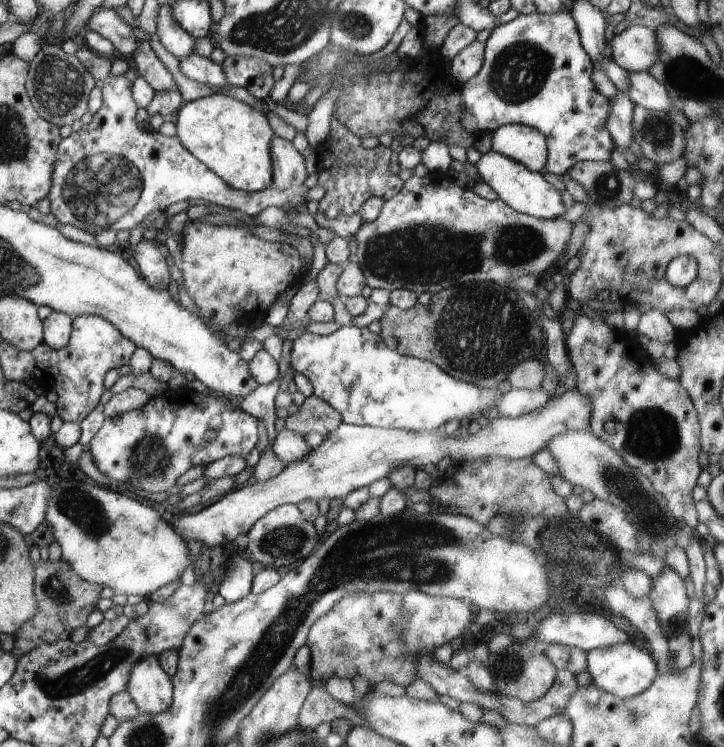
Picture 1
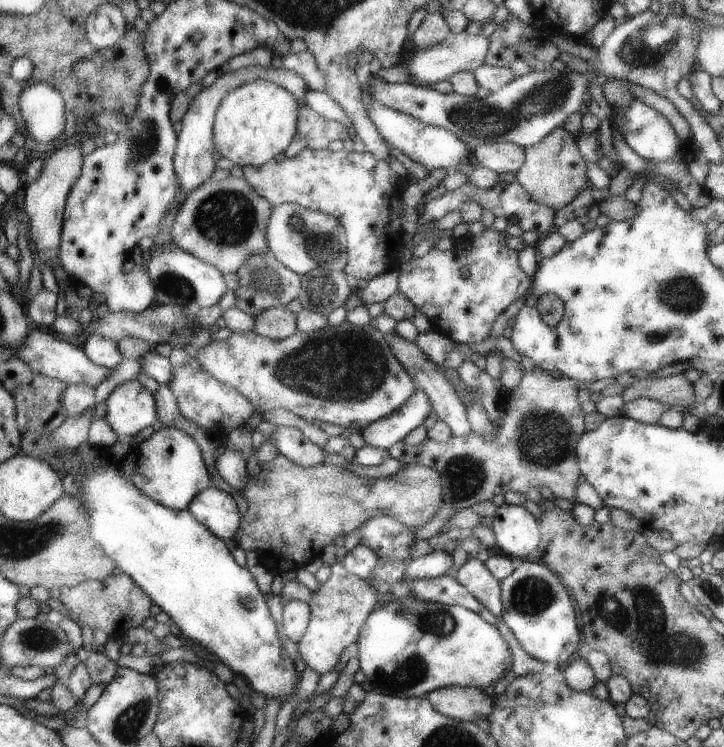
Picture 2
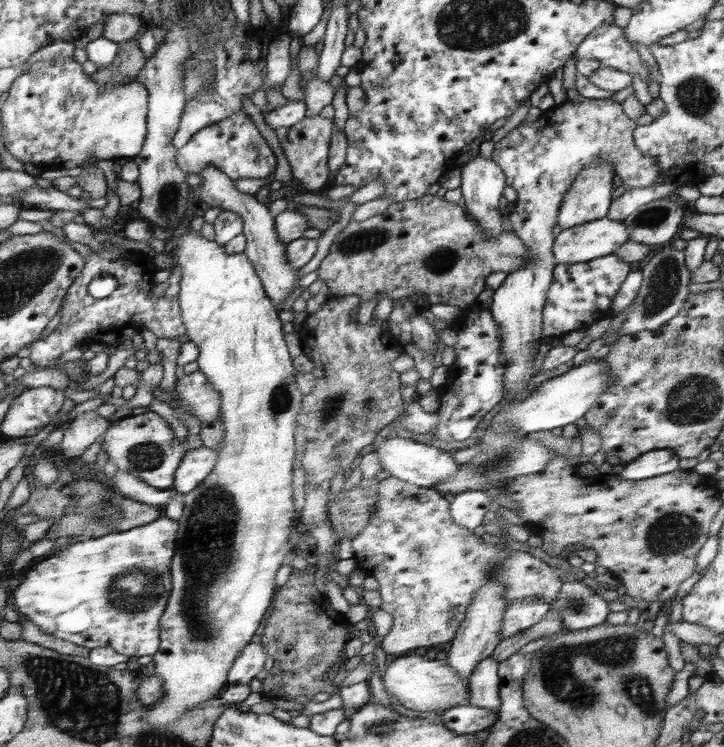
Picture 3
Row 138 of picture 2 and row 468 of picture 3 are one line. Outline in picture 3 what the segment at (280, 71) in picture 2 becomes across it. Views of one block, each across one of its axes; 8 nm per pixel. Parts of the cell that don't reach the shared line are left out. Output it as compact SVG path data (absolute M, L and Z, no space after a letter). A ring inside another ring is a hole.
M207 446L190 449L175 472L173 488L183 495L193 491L216 466L218 453Z

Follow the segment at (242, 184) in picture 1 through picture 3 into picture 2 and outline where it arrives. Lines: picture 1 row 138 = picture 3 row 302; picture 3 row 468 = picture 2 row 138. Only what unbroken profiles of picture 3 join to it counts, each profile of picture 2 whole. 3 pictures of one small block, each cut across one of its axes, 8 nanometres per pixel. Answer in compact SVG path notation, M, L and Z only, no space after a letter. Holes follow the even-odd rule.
M255 80L254 82L233 88L223 98L219 110L215 114L213 124L213 145L218 159L230 160L241 167L262 166L280 152L286 150L286 146L292 142L296 134L296 118L299 118L298 104L294 95L284 87L273 82Z

